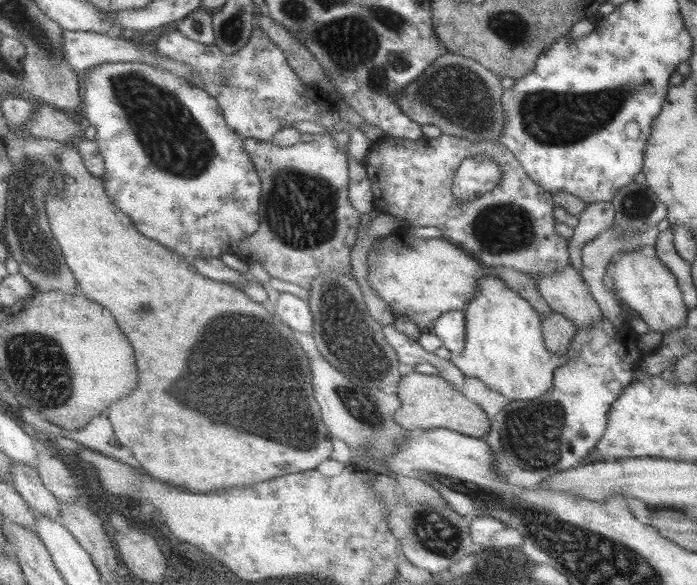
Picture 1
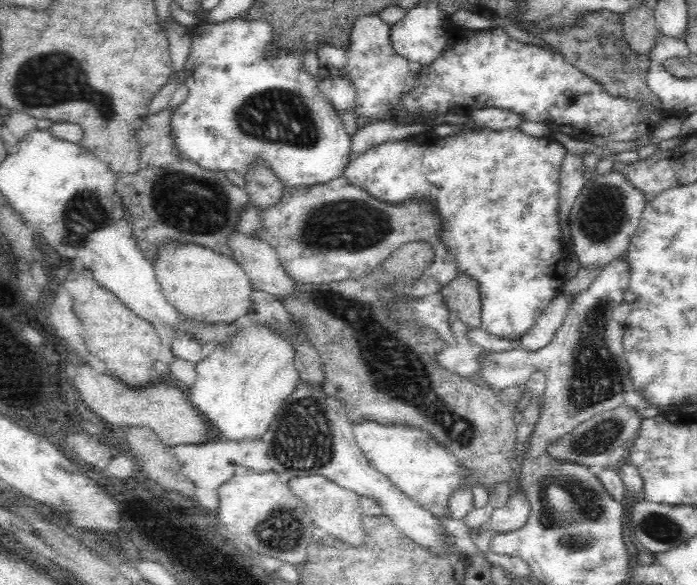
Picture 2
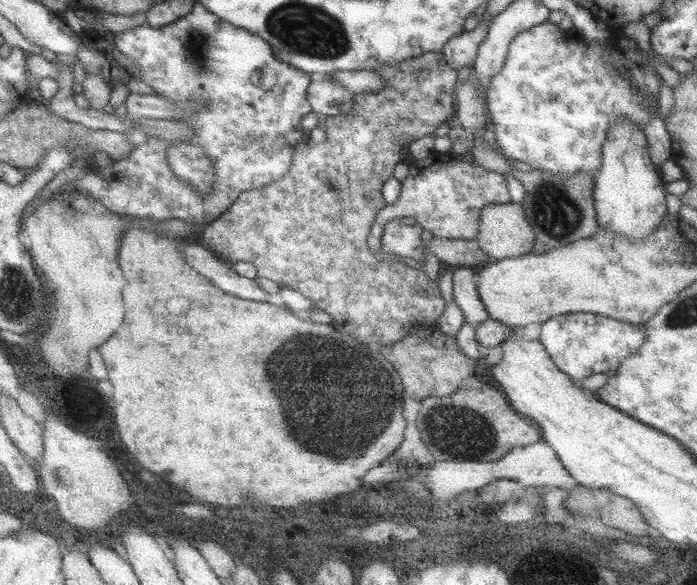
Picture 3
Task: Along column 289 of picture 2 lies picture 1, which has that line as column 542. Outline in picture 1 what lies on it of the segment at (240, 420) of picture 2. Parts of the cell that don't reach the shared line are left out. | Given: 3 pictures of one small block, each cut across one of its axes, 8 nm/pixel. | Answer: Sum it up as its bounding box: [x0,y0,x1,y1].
[453,276,569,402]

